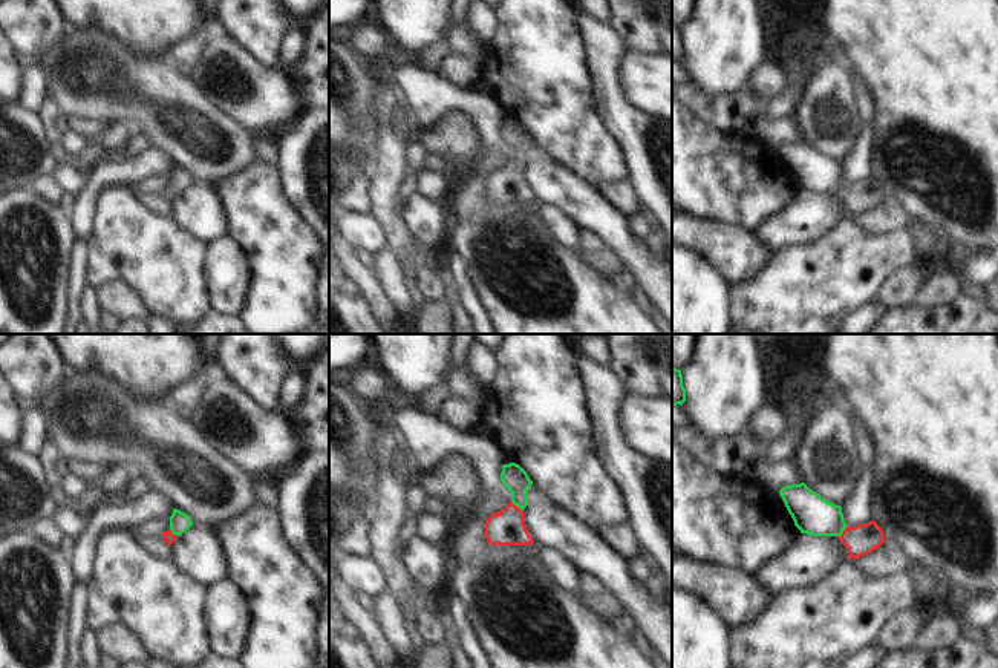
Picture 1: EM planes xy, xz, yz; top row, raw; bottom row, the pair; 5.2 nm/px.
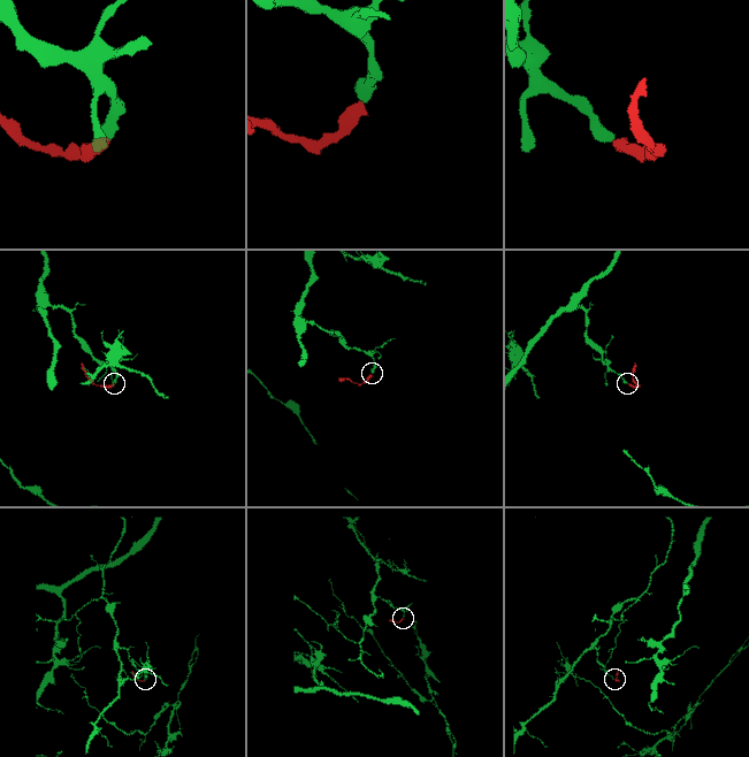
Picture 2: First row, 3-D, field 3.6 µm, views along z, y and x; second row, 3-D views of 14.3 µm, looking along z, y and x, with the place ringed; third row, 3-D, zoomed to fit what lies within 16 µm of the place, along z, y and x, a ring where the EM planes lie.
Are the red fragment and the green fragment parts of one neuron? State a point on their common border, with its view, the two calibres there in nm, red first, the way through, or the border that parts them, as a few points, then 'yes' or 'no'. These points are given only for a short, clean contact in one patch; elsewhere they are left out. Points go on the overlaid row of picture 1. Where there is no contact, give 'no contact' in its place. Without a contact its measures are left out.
meets red in xz at (516, 506); 190 nm thick on the red side, 140 nm on the other; runs through xz (505, 527), (516, 506), (518, 481), (513, 477); yes

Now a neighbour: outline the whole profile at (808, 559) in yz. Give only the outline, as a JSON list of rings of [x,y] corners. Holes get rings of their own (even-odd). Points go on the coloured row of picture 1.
[[[801,533],[782,556],[767,564],[756,578],[773,594],[814,585],[850,559],[839,536]]]

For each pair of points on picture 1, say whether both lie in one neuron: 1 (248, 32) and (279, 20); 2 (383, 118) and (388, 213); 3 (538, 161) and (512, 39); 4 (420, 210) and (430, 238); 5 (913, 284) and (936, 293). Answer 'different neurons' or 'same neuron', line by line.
1: same neuron
2: same neuron
3: different neurons
4: same neuron
5: different neurons

